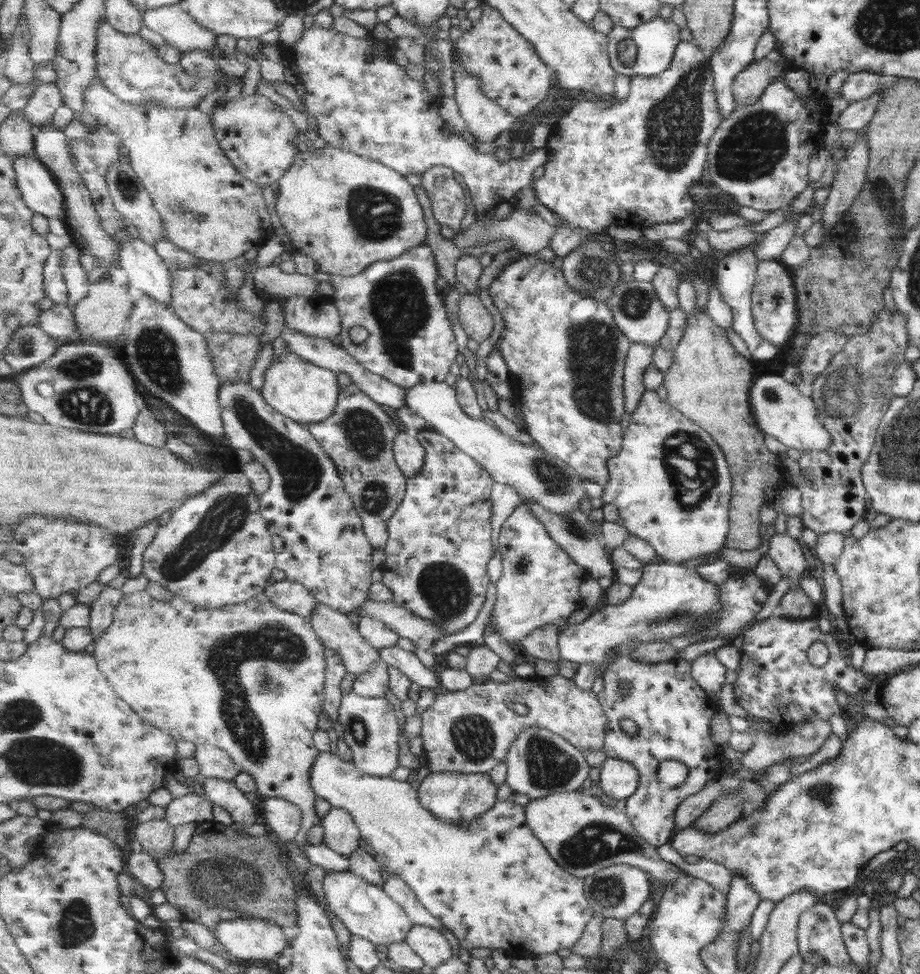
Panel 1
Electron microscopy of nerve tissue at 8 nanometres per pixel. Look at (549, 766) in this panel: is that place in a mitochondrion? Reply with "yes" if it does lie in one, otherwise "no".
yes

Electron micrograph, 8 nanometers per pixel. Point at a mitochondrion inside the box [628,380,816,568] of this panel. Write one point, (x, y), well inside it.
(690, 463)

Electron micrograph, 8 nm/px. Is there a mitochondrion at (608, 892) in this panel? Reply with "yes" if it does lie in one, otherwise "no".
yes

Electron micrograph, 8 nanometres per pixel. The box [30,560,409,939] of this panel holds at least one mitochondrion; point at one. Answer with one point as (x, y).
(274, 645)

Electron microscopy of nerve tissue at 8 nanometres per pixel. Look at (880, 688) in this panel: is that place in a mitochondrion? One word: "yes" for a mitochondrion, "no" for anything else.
no

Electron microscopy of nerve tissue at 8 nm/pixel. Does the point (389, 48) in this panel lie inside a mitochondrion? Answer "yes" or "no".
no

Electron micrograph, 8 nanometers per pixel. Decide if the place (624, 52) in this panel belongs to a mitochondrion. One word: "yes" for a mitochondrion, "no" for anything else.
yes

